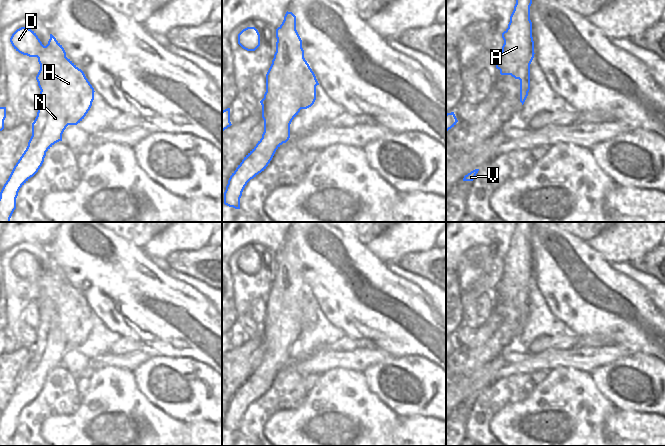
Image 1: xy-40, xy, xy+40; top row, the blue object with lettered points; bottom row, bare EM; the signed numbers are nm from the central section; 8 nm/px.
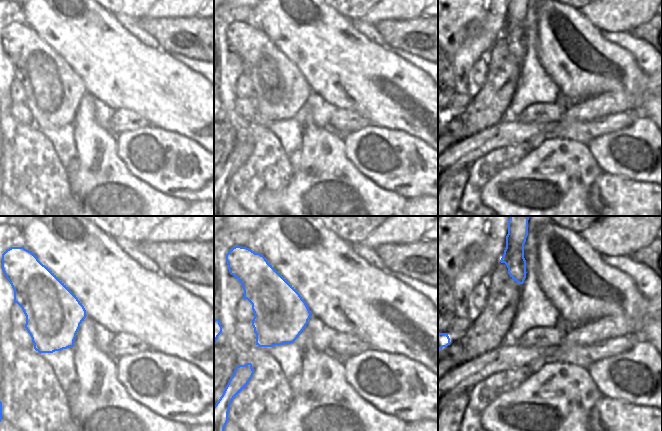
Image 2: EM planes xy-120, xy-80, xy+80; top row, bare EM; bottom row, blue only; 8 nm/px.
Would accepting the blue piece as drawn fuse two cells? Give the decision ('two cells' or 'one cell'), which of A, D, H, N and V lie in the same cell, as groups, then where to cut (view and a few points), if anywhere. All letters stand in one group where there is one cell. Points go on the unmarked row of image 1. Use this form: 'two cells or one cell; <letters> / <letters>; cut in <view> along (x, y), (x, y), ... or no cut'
two cells; A N V / D H; cut in xy-40 along (43, 303), (57, 314), (68, 348)

